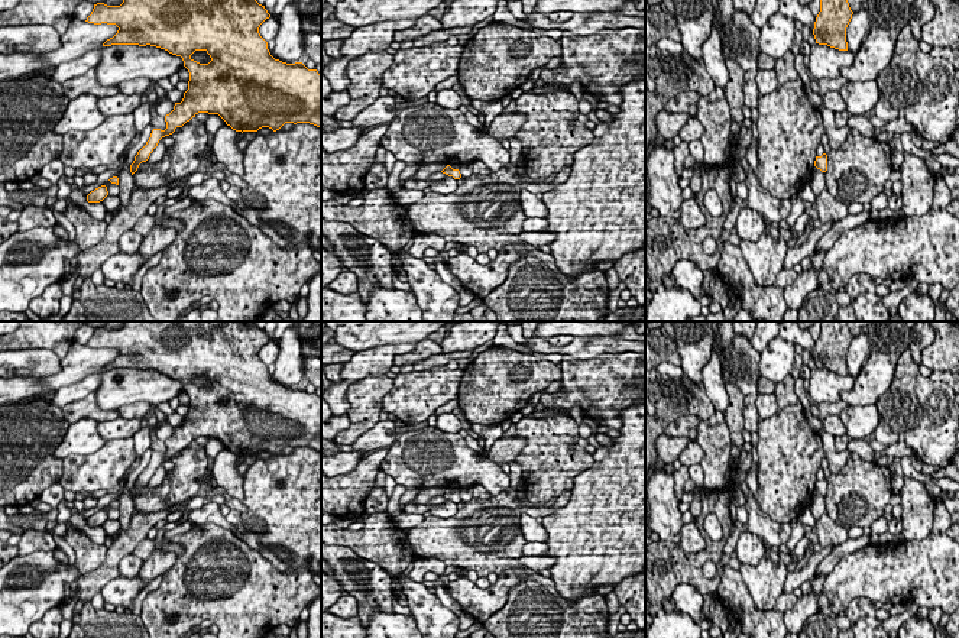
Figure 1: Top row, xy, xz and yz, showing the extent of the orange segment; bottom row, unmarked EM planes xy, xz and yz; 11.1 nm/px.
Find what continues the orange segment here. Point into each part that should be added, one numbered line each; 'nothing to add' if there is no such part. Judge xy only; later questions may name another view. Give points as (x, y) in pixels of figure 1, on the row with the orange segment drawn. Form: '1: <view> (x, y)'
nothing to add

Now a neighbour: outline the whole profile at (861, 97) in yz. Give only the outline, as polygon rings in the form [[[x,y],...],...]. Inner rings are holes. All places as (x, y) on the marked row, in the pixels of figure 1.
[[[877,80],[865,82],[848,82],[840,88],[840,95],[846,103],[846,111],[851,116],[869,114],[879,98]]]

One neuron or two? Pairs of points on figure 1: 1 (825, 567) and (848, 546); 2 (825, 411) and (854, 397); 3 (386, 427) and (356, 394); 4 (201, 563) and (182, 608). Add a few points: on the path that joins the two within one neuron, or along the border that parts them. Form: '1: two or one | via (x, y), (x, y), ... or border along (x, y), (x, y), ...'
1: one | via (830, 562), (842, 550)
2: two | border along (839, 398), (849, 405)
3: two | border along (379, 418), (353, 441)
4: one | via (201, 575), (182, 596)

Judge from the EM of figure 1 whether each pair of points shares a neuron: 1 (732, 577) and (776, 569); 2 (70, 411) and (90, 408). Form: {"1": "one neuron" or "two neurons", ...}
{"1": "two neurons", "2": "one neuron"}

